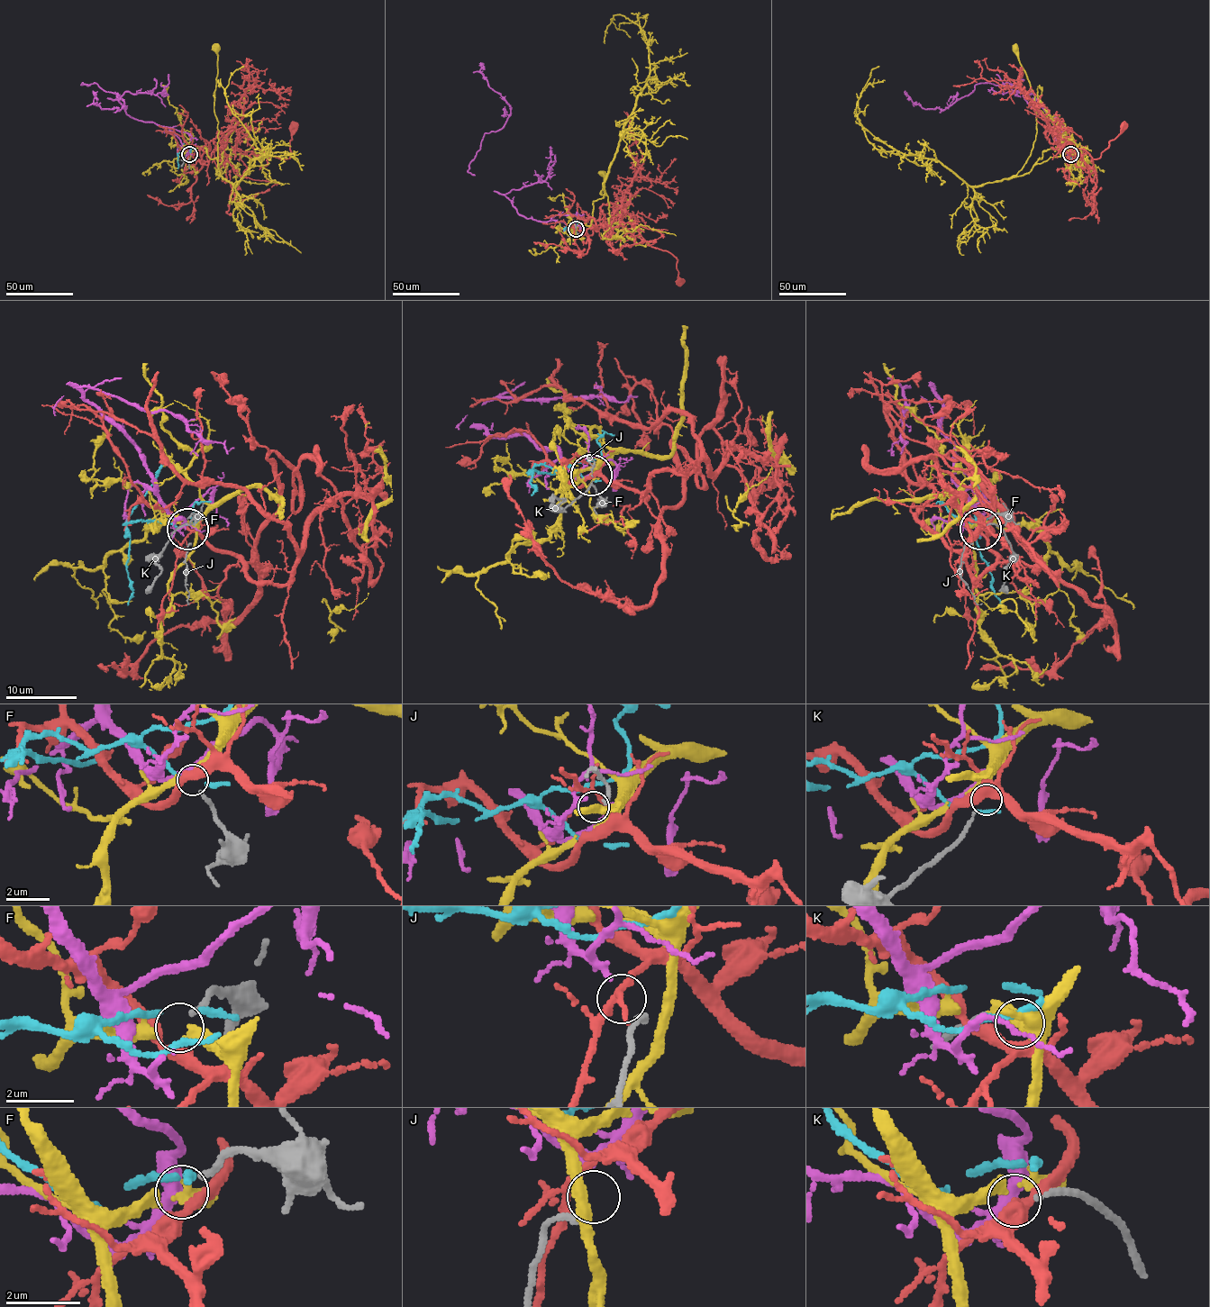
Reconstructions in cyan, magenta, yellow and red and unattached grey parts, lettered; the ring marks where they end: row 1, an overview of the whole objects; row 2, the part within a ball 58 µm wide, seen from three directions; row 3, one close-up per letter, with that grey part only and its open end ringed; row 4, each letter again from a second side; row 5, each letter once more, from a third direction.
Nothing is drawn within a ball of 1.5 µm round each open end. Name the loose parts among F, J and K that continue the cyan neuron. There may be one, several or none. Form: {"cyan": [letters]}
{"cyan": []}

